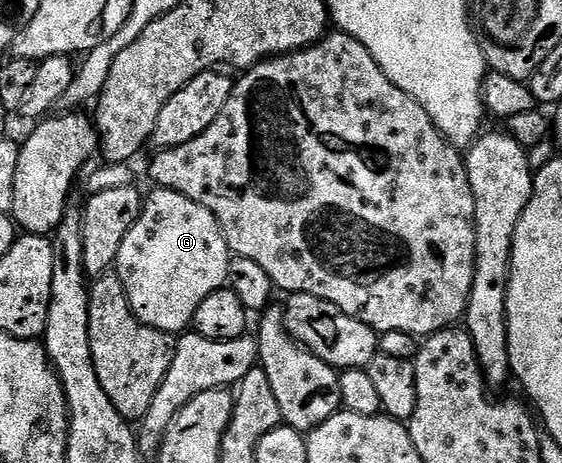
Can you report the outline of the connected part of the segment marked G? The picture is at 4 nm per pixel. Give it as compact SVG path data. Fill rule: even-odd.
M155 187L146 192L141 217L125 233L113 270L125 285L125 297L136 317L175 337L194 324L197 308L209 293L227 287L232 257L221 225L209 209L181 193Z

